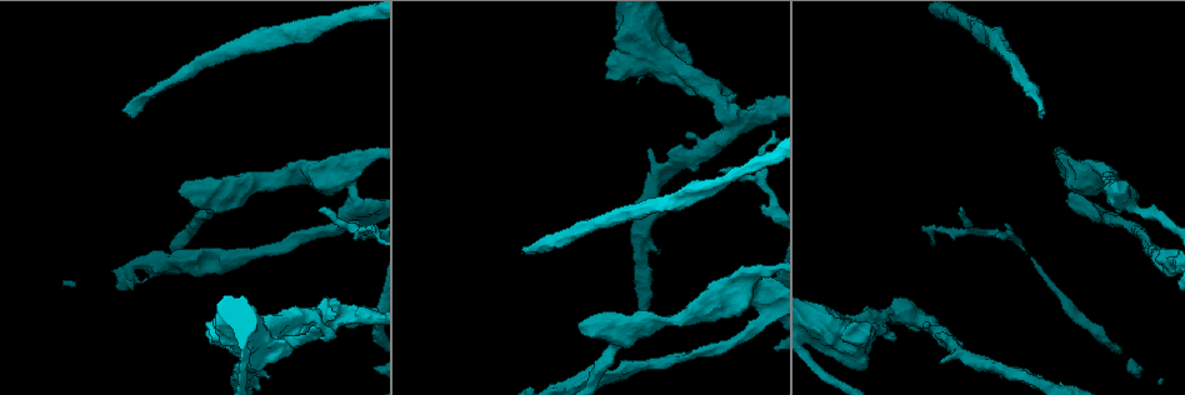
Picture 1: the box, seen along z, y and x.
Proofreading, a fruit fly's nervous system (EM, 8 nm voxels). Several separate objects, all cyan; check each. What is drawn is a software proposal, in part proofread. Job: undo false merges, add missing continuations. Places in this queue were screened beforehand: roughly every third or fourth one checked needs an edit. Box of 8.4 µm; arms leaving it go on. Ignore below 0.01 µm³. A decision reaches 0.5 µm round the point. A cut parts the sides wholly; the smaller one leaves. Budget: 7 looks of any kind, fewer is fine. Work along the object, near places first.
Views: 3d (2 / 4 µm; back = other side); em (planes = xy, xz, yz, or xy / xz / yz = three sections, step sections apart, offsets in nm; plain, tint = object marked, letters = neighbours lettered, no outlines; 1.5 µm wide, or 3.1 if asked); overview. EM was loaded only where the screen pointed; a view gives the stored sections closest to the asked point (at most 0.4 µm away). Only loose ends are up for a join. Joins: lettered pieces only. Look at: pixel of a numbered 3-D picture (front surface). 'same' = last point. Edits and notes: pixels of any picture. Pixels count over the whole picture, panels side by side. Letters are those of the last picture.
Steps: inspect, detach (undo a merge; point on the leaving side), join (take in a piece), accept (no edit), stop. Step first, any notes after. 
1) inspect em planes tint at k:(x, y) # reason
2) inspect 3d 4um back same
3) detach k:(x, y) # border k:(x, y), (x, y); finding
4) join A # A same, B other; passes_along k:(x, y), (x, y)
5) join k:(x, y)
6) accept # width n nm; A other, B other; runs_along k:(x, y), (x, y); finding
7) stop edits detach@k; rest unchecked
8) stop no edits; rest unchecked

inspect 3d 2um back at 1:(319, 210) # an open end

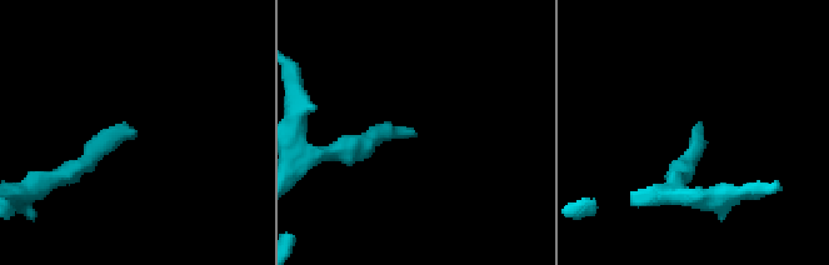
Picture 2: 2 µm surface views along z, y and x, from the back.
inspect em planes letters at 2:(695, 129) # need the tissue

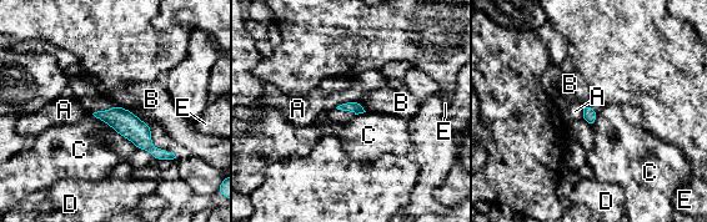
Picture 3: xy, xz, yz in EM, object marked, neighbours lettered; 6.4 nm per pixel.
join A # width 80 nm; A same, B other, C other, D other, E other; it goes on there

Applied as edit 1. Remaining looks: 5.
inspect em 3.1um xz step 8 tint at 1:(750, 285) # a fork

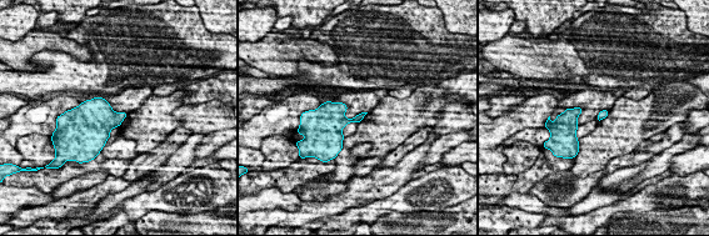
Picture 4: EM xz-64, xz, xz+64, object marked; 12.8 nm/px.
inspect em 3.1um planes letters same

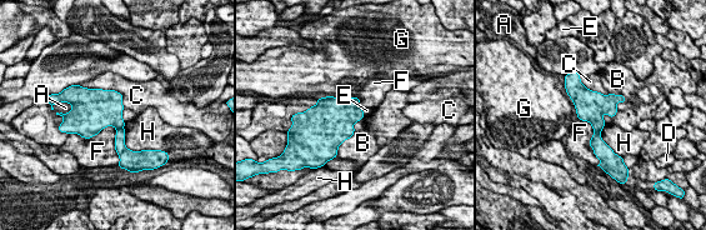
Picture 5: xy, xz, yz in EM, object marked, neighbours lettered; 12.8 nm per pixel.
detach 5:(120, 146) # width 400 nm; A other, B other, C other, D other, E other, F other, G other, H other; border 5:(123, 128), (118, 130); two neurons meet here

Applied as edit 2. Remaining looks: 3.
stop edits join@3, detach@5; rest unchecked

